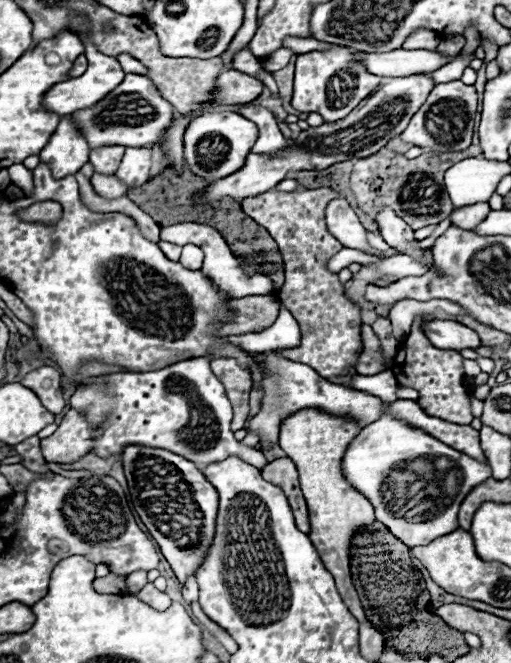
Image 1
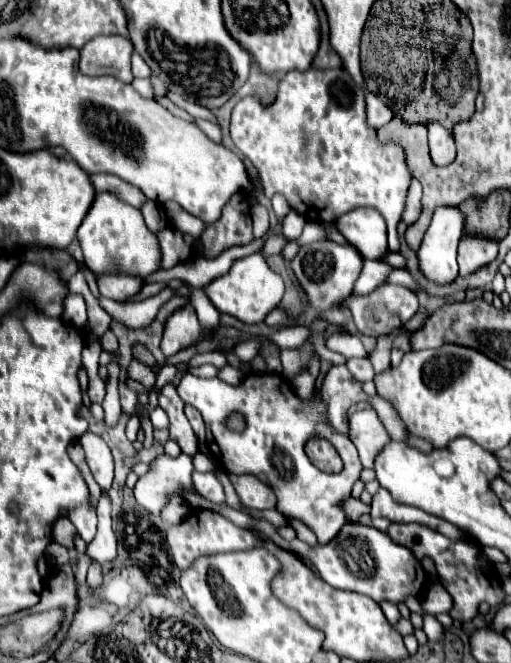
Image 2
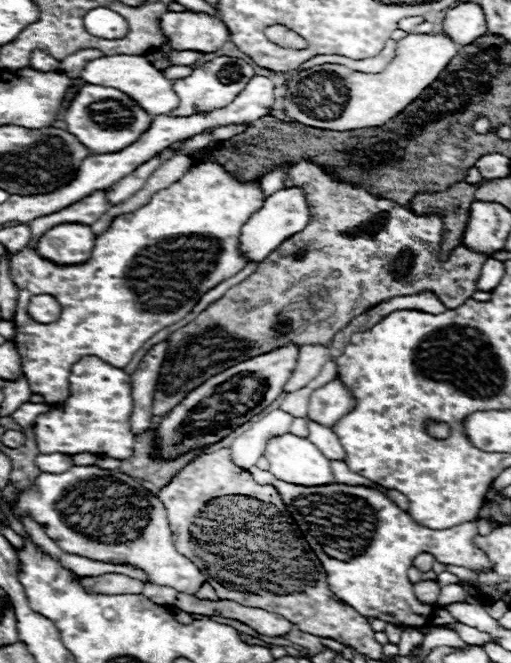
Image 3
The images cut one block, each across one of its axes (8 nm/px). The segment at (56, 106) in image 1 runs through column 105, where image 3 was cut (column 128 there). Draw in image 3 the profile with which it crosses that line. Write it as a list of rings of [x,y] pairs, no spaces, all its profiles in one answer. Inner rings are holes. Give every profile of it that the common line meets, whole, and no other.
[[[118,54],[118,56],[106,56],[104,62],[90,60],[84,70],[82,70],[82,80],[88,84],[98,84],[98,86],[110,86],[116,88],[132,100],[136,100],[150,116],[160,116],[178,106],[178,96],[172,90],[172,82],[166,80],[162,72],[158,72],[146,56],[136,56],[136,54]]]

